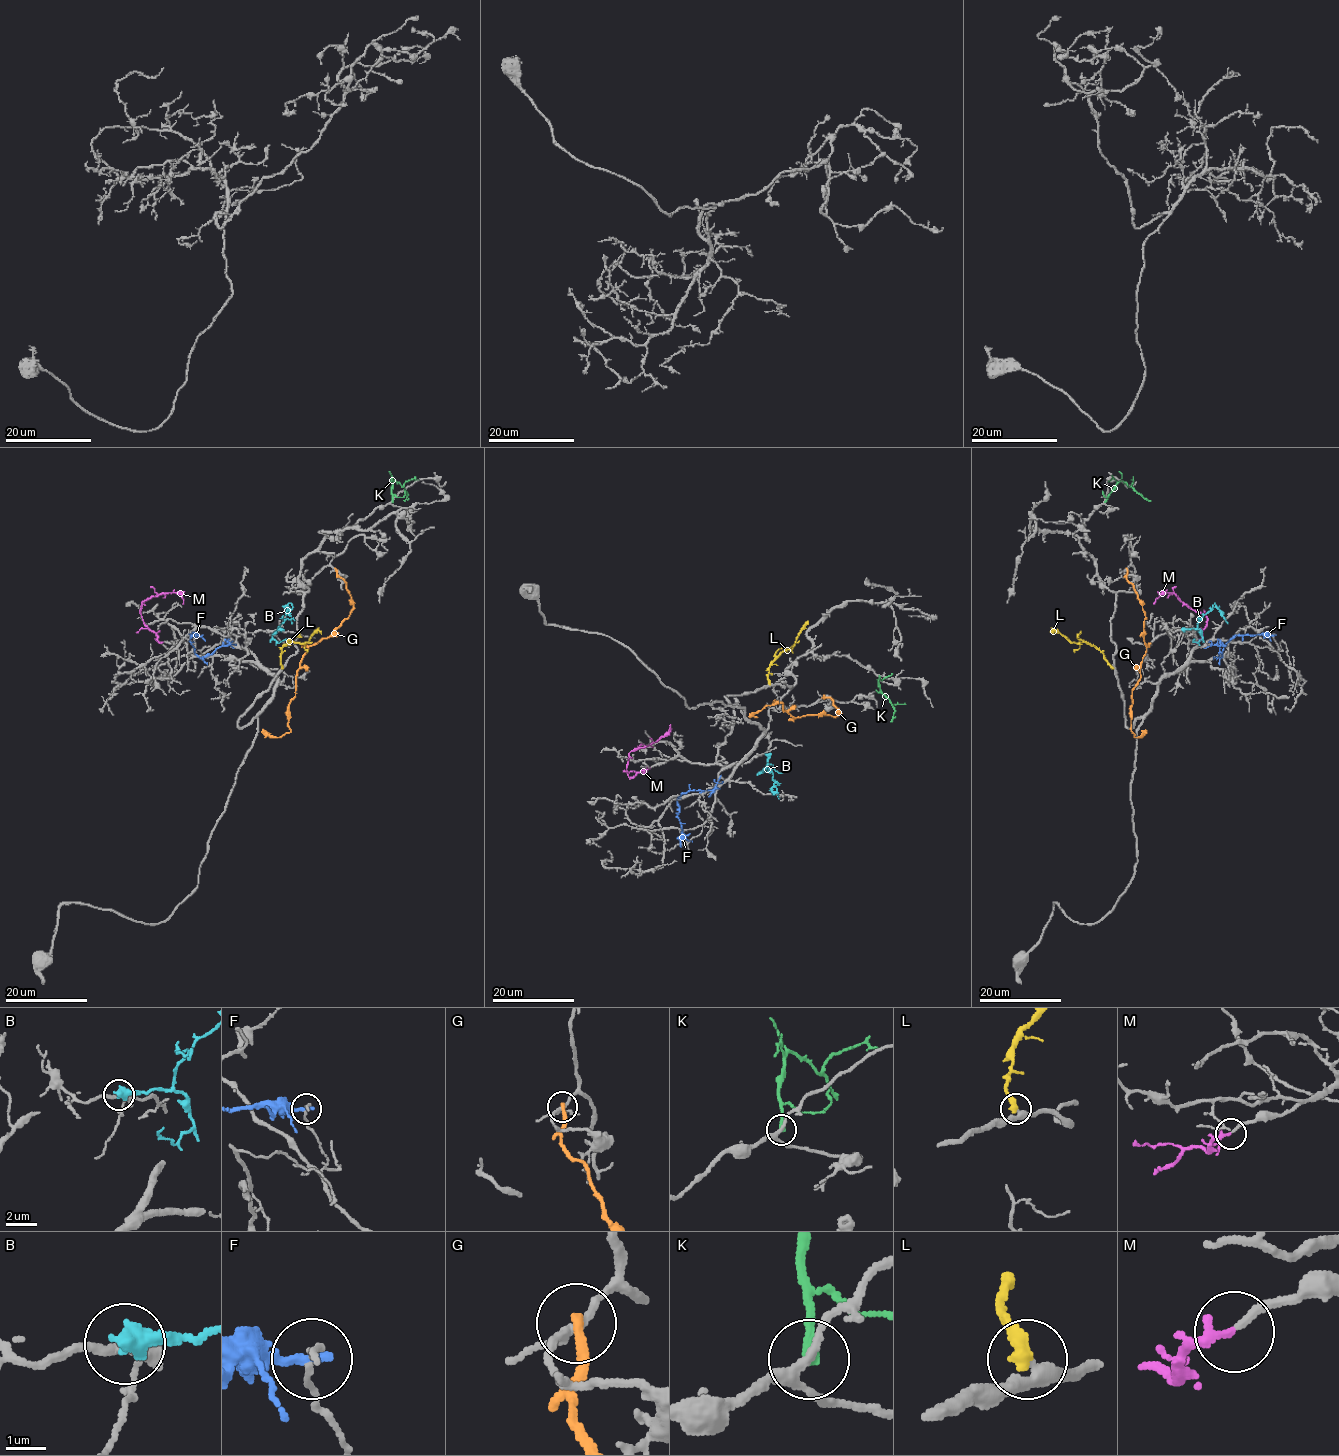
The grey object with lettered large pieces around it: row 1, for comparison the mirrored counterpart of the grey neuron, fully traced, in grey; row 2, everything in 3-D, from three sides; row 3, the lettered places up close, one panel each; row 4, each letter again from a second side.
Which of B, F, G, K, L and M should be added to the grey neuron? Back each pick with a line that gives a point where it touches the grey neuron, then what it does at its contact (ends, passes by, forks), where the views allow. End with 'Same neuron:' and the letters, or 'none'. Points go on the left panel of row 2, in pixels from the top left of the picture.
M: contact (162, 642); it ends
Same neuron: M

